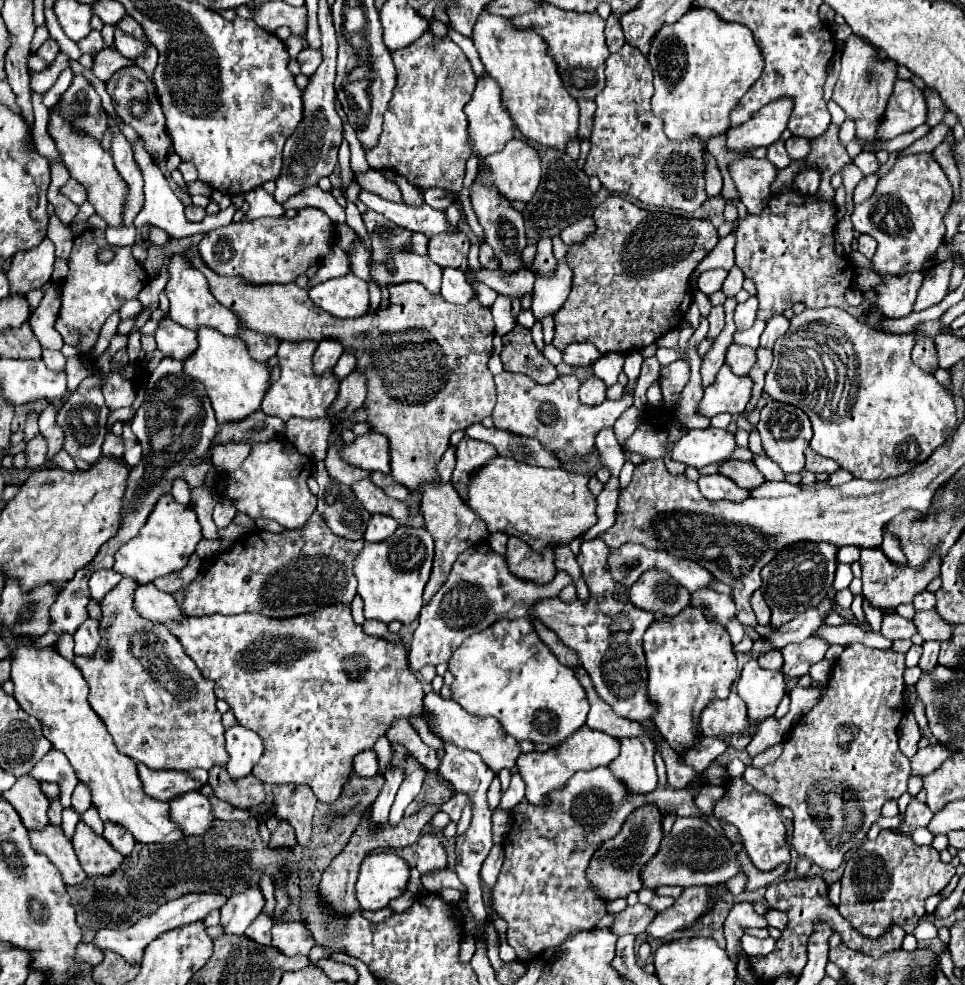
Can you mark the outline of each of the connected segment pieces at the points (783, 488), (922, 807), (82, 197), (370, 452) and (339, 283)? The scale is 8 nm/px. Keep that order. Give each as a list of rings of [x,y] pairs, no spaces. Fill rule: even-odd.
[[[767,482],[761,488],[753,488],[751,496],[763,496],[763,498],[777,498],[777,496],[793,496],[799,490],[803,490],[803,484],[789,484],[789,482]]]
[[[911,796],[911,802],[909,802],[907,810],[905,810],[905,826],[901,826],[899,830],[903,834],[909,834],[911,828],[927,826],[931,818],[933,818],[933,812],[927,808],[927,804],[923,804],[915,796]]]
[[[69,178],[69,182],[61,188],[61,192],[63,192],[71,202],[75,202],[77,206],[81,206],[81,204],[87,200],[87,192],[85,192],[83,184],[79,184],[79,182],[73,180],[73,178]]]
[[[367,432],[357,436],[355,442],[343,442],[339,448],[341,460],[365,470],[389,472],[389,442],[383,434]]]
[[[353,272],[313,286],[309,298],[315,306],[337,318],[357,318],[369,312],[367,282],[357,278]]]

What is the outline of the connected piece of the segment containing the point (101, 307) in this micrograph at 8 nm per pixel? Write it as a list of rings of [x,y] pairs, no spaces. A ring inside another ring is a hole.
[[[85,230],[73,240],[73,250],[69,254],[69,274],[61,286],[61,312],[55,322],[57,332],[63,340],[79,350],[81,356],[87,356],[93,348],[101,326],[105,320],[129,298],[135,298],[147,282],[143,266],[133,258],[131,248],[111,248],[105,240],[103,230]],[[99,250],[113,250],[115,256],[109,262],[97,258]]]

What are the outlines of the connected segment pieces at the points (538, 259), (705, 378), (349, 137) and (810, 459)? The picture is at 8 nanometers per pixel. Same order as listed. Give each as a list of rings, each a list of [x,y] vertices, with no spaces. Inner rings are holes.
[[[541,238],[537,242],[537,256],[535,256],[535,262],[533,262],[533,268],[535,272],[541,272],[541,274],[551,274],[551,270],[555,268],[557,260],[553,258],[553,250],[551,250],[551,238]]]
[[[729,296],[725,300],[725,328],[721,330],[721,334],[717,336],[715,344],[711,346],[711,350],[703,356],[703,362],[701,362],[701,382],[703,382],[703,388],[707,388],[709,384],[713,384],[719,368],[723,366],[723,360],[725,360],[725,352],[729,348],[729,344],[733,342],[733,332],[735,332],[735,324],[733,324],[733,310],[737,306],[737,300],[735,296]]]
[[[335,98],[335,106],[337,113],[341,117],[343,121],[343,130],[344,130],[344,137],[349,143],[350,147],[350,162],[351,167],[354,173],[365,173],[370,170],[370,166],[366,160],[365,151],[361,147],[361,143],[356,136],[356,132],[353,129],[353,126],[349,124],[347,120],[347,116],[343,111],[341,103],[339,102],[338,98]]]
[[[807,448],[805,450],[805,456],[807,456],[807,470],[809,472],[827,472],[827,474],[831,474],[831,472],[837,472],[839,470],[839,464],[837,462],[833,462],[833,460],[829,460],[829,458],[823,458],[823,456],[817,456],[817,452],[813,452],[811,448]]]

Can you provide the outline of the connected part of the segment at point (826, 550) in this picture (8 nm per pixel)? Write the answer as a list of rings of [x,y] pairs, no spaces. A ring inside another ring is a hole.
[[[793,544],[793,548],[783,548],[769,564],[765,564],[761,570],[761,592],[771,608],[771,626],[779,628],[793,620],[797,612],[803,612],[821,602],[827,590],[823,586],[833,584],[837,550],[839,548],[833,548],[833,544]]]

